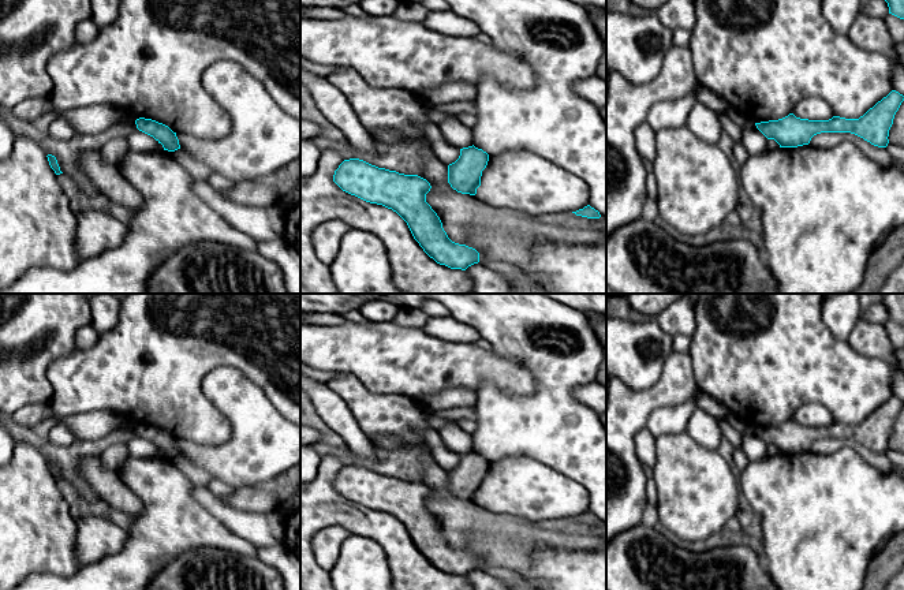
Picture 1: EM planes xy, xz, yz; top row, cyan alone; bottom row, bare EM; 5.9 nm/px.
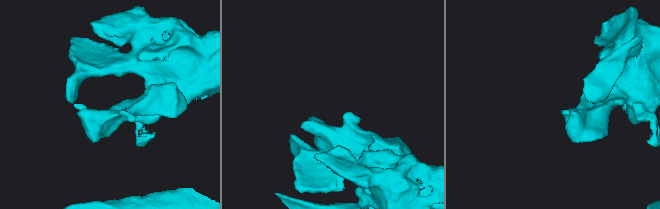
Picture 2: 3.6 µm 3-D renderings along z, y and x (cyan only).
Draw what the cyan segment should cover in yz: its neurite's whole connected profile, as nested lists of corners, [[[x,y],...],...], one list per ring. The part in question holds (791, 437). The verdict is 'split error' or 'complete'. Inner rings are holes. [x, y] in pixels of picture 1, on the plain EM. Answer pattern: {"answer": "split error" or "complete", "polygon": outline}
{"answer": "complete", "polygon": [[[892,396],[859,425],[833,422],[829,426],[808,426],[789,419],[782,425],[755,429],[755,432],[780,453],[808,451],[811,444],[821,438],[851,438],[874,452],[886,453],[889,436],[903,407],[904,402]]]}

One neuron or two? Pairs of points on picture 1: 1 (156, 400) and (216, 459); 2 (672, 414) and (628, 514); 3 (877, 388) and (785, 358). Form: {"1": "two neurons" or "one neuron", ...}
{"1": "two neurons", "2": "two neurons", "3": "one neuron"}

